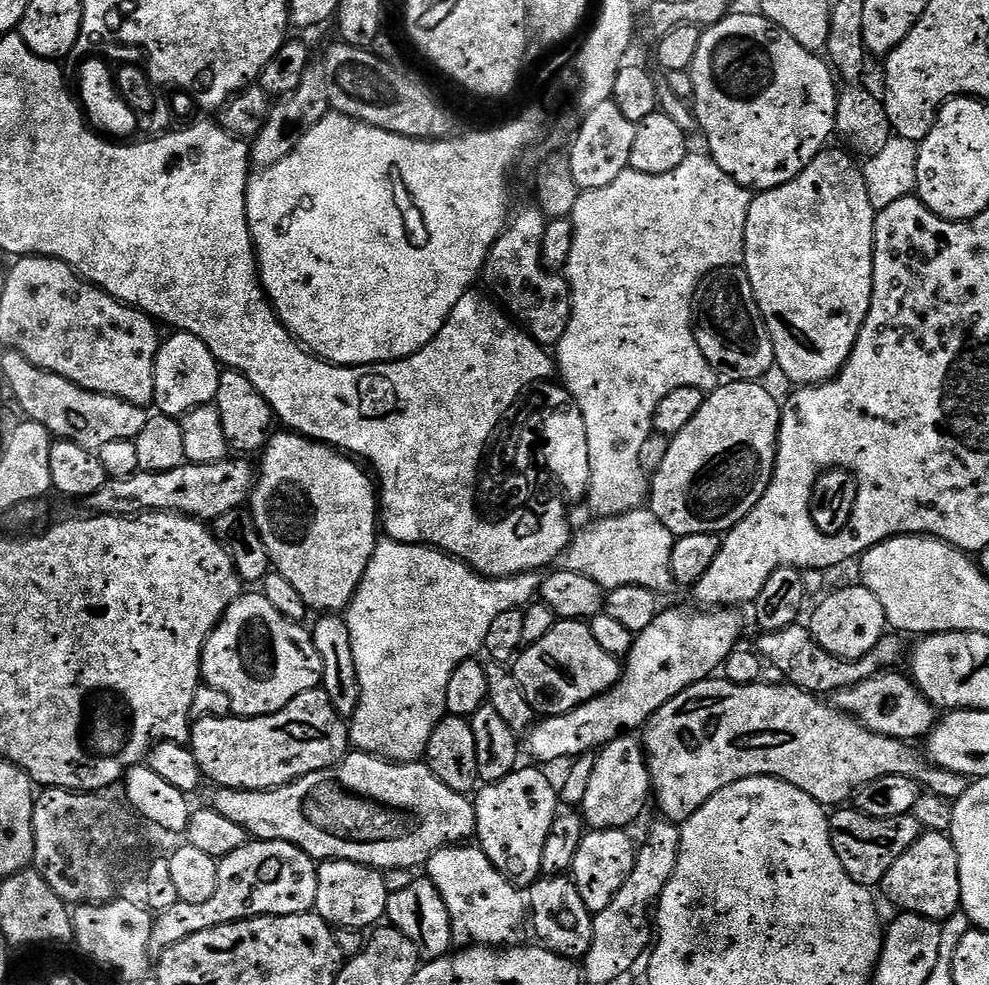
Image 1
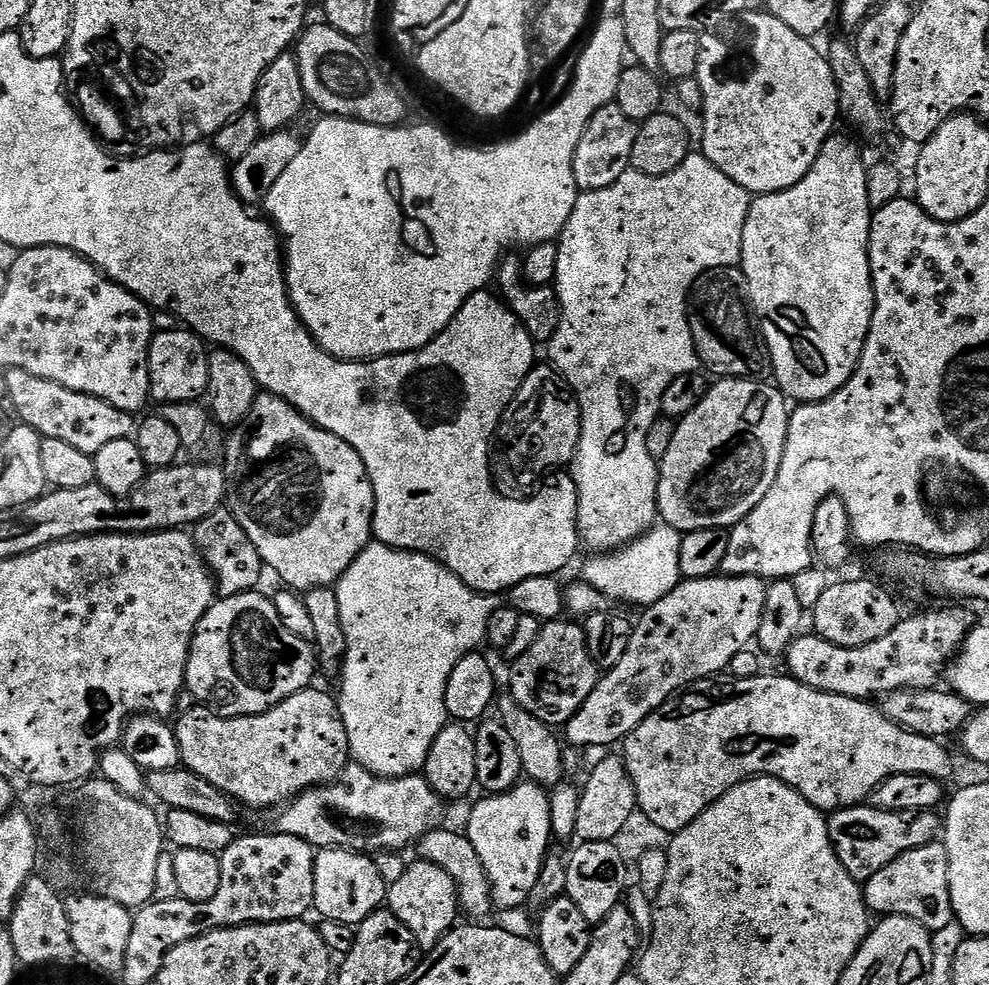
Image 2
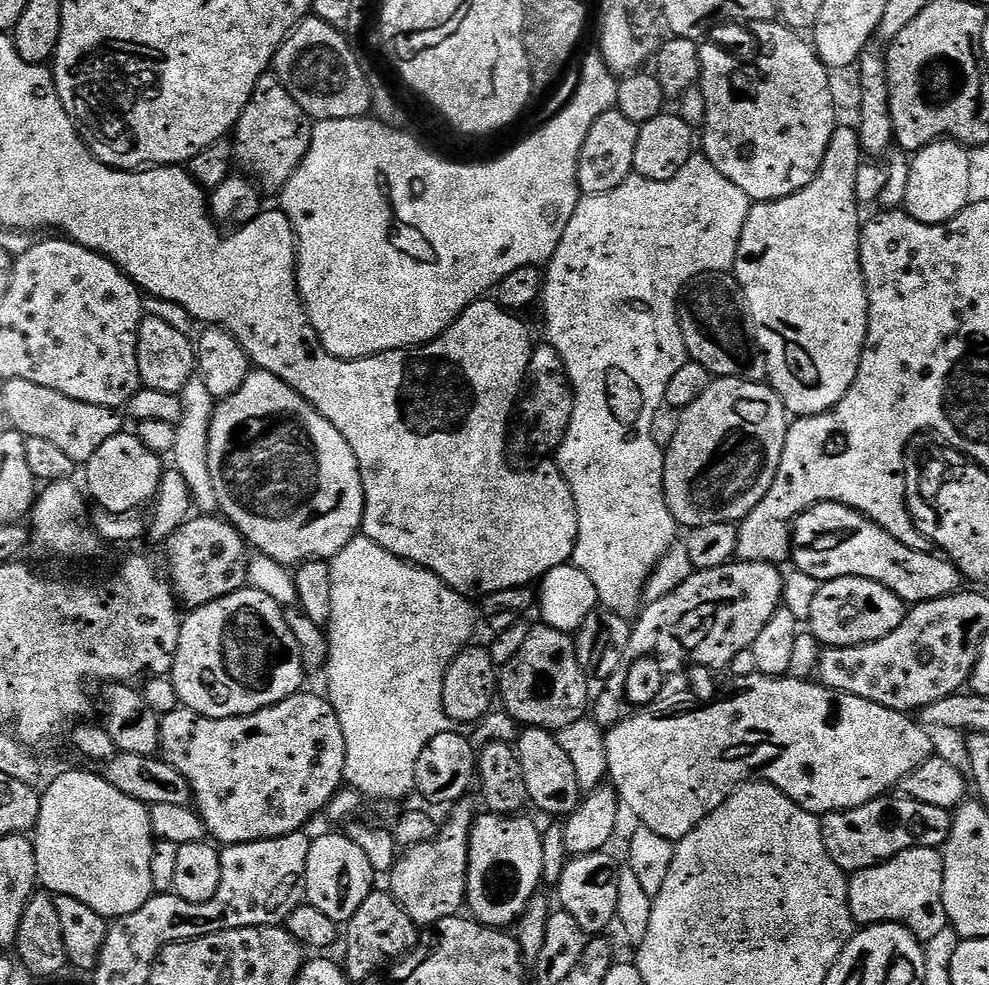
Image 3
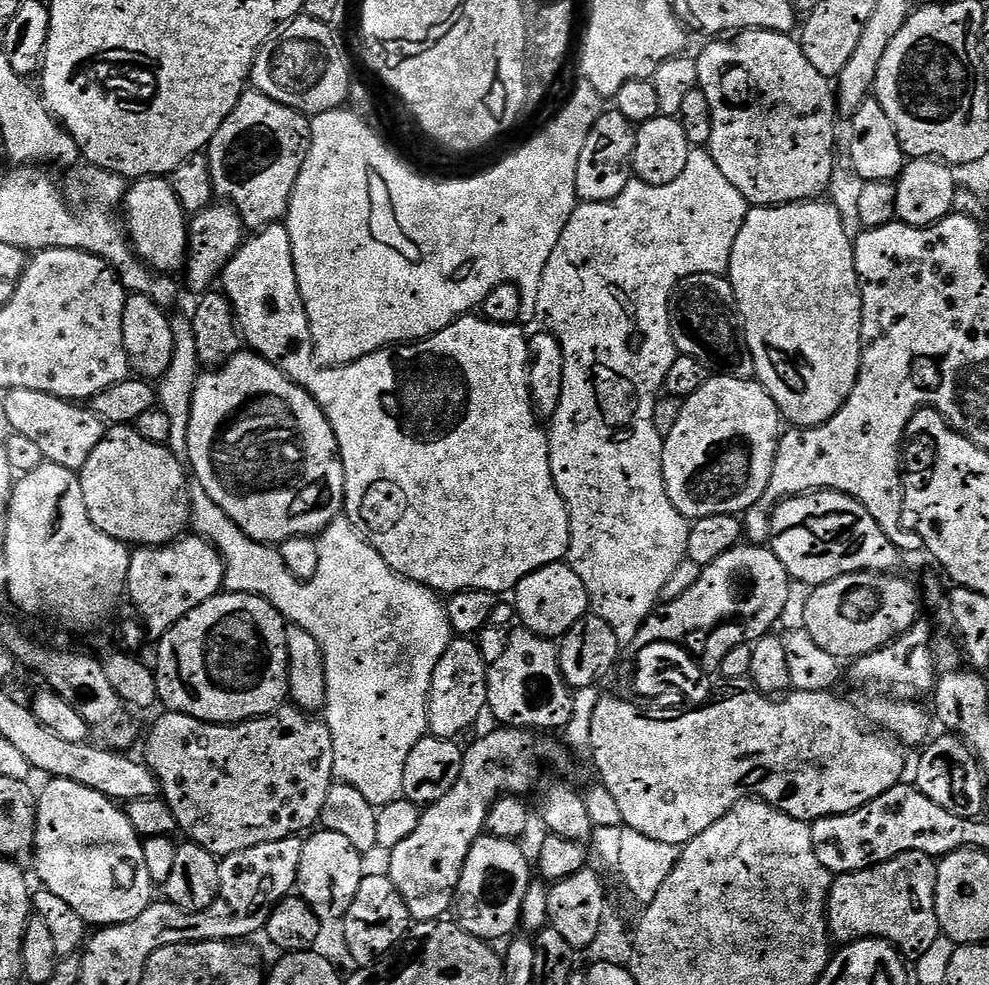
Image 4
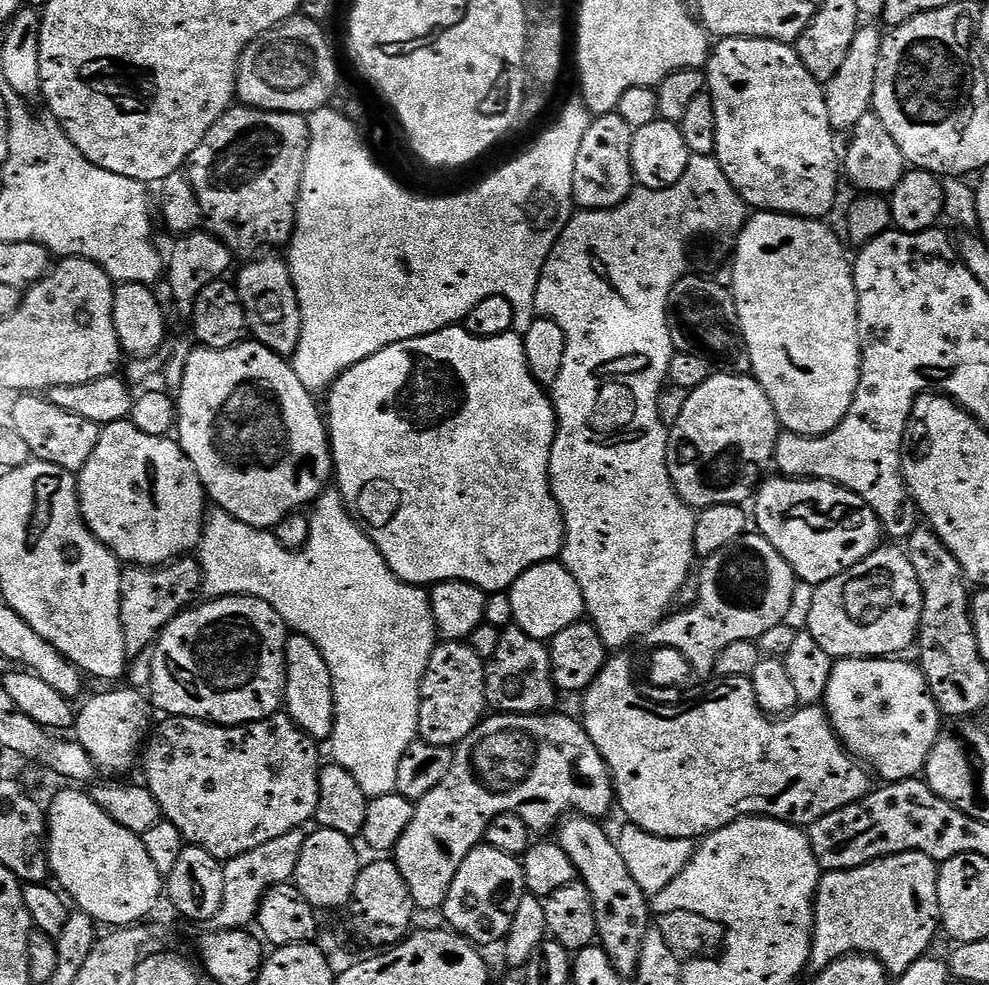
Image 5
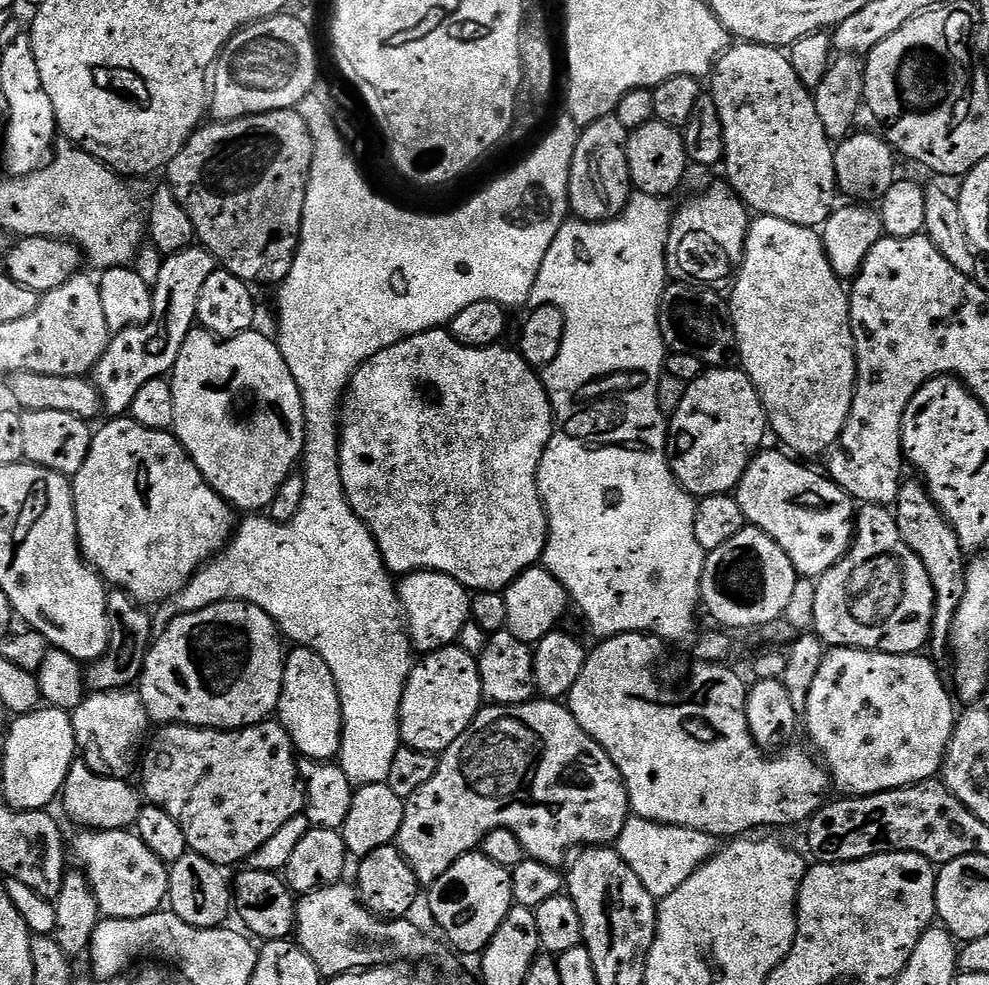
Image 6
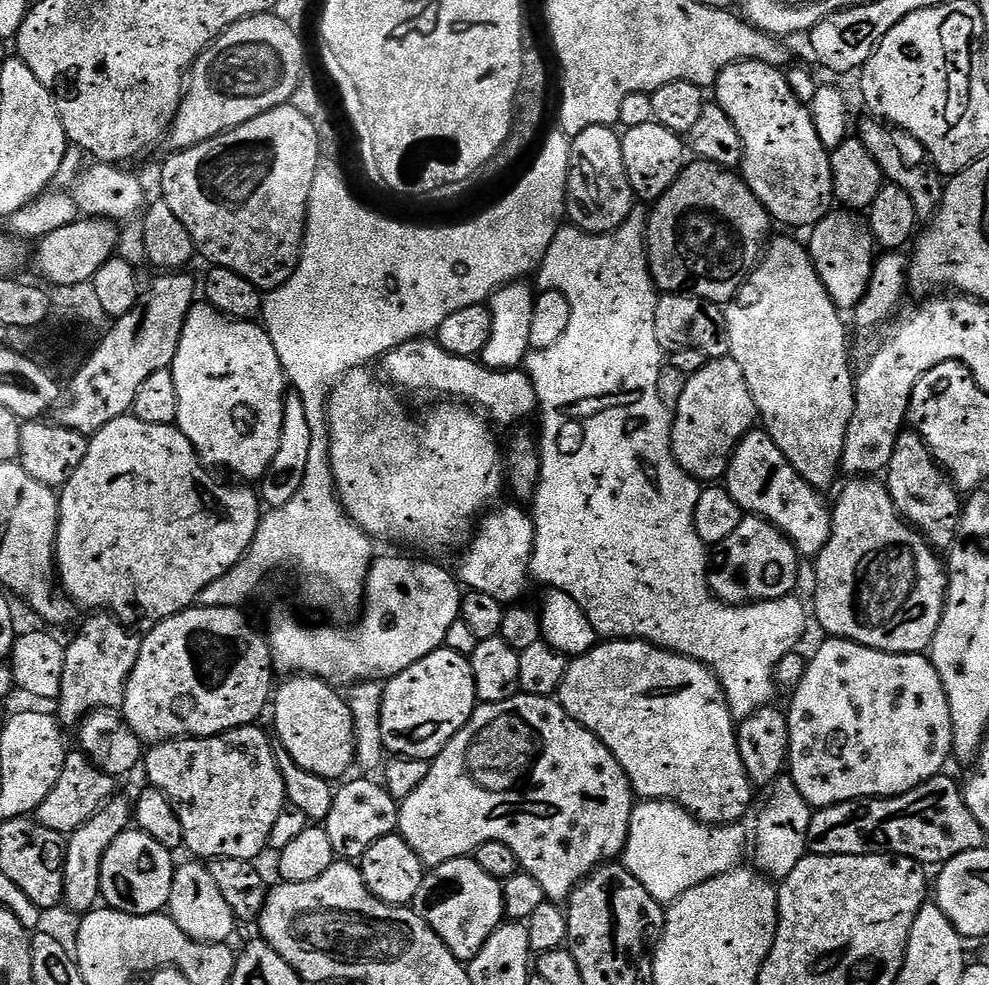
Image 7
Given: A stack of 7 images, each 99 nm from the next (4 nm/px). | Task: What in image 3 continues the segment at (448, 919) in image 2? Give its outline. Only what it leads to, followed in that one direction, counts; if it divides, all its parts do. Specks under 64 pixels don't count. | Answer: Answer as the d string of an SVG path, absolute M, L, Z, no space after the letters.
M467 802L451 809L445 824L439 825L436 837L411 845L399 857L390 873L390 891L406 914L418 926L431 926L442 918L457 915L465 907L468 890L468 833L472 830L474 811Z

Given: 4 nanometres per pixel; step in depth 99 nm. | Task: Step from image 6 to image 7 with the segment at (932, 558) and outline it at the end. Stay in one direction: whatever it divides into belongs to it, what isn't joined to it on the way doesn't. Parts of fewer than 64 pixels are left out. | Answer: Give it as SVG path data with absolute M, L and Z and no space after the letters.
M904 430L896 437L896 445L892 448L892 457L886 469L887 476L886 487L896 511L932 545L933 549L951 549L958 540L962 515L962 496L956 485L948 479L948 473L932 457L932 452L924 445L924 439L917 432Z

